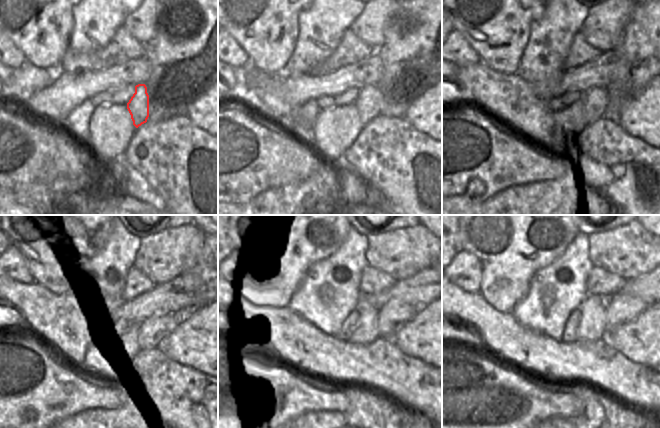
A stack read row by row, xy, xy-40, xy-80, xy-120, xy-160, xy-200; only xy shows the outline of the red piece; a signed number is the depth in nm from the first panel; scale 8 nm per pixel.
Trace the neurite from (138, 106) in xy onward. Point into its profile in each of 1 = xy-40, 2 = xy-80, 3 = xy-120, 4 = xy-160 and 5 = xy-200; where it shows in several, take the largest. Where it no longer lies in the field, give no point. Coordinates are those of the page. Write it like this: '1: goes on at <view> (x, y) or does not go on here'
1: goes on at xy-40 (368, 103)
2: goes on at xy-80 (596, 100)
3: goes on at xy-120 (170, 321)
4: goes on at xy-160 (394, 314)
5: goes on at xy-200 (621, 308)

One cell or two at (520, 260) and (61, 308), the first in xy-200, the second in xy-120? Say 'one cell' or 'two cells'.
two cells

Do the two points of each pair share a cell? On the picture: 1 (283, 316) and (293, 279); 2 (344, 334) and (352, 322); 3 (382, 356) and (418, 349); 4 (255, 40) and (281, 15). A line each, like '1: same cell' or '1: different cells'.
1: different cells
2: same cell
3: different cells
4: same cell

